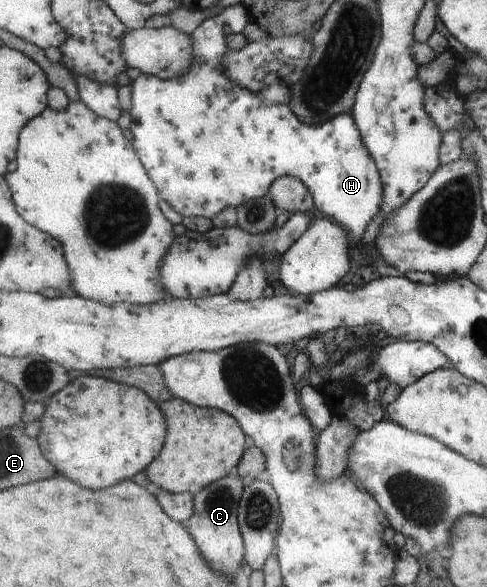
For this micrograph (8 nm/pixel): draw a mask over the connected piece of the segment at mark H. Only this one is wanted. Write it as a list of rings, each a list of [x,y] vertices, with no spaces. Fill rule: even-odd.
[[[209,17],[193,34],[190,34],[197,41],[197,54],[199,55],[197,64],[193,69],[194,73],[190,72],[190,75],[186,74],[186,77],[181,77],[177,80],[163,80],[155,75],[142,73],[132,84],[134,88],[133,96],[135,106],[132,111],[134,120],[130,128],[135,136],[133,142],[137,147],[137,152],[141,157],[142,163],[146,166],[146,169],[149,170],[150,177],[154,177],[157,188],[162,191],[162,195],[164,195],[163,199],[166,199],[168,204],[175,211],[184,215],[184,217],[190,218],[202,215],[209,221],[214,215],[218,215],[220,211],[224,211],[226,207],[234,207],[238,210],[243,203],[270,194],[274,181],[285,175],[293,175],[303,179],[304,183],[307,183],[313,191],[318,213],[323,212],[326,216],[334,217],[336,221],[346,226],[346,229],[350,231],[354,237],[362,240],[369,225],[382,209],[382,204],[385,201],[385,185],[383,184],[383,177],[377,161],[366,147],[365,137],[362,135],[360,127],[356,125],[356,121],[354,121],[355,117],[353,114],[339,115],[328,121],[328,123],[324,123],[324,125],[312,127],[312,125],[302,123],[302,121],[298,119],[298,115],[290,109],[291,106],[286,104],[278,104],[276,107],[271,106],[258,94],[254,95],[252,91],[234,85],[234,83],[224,75],[225,57],[231,50],[229,42],[227,41],[224,25],[226,25],[226,23],[224,23],[222,17]]]

